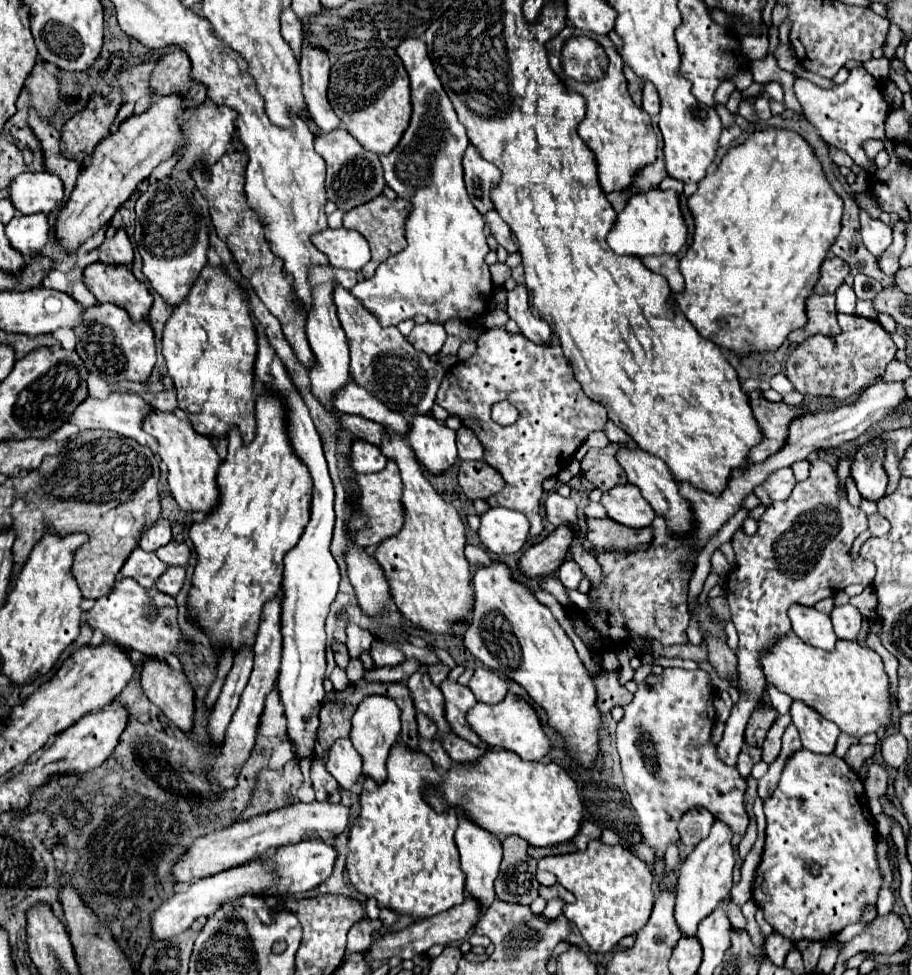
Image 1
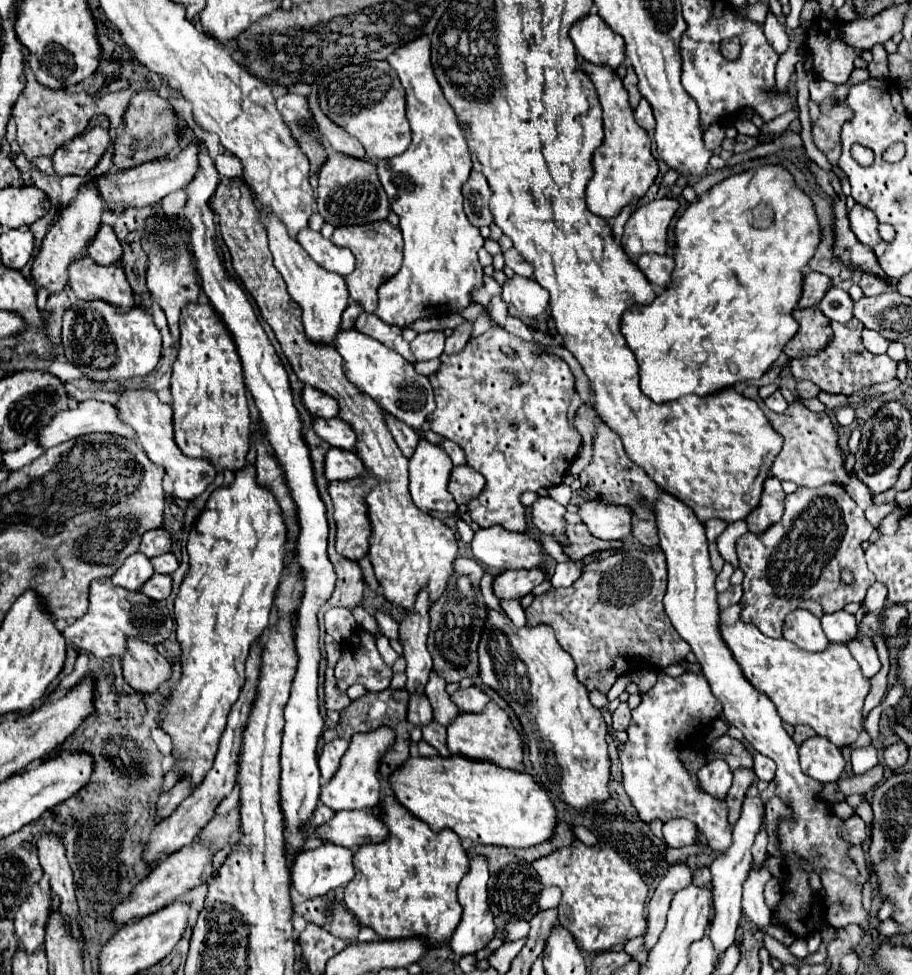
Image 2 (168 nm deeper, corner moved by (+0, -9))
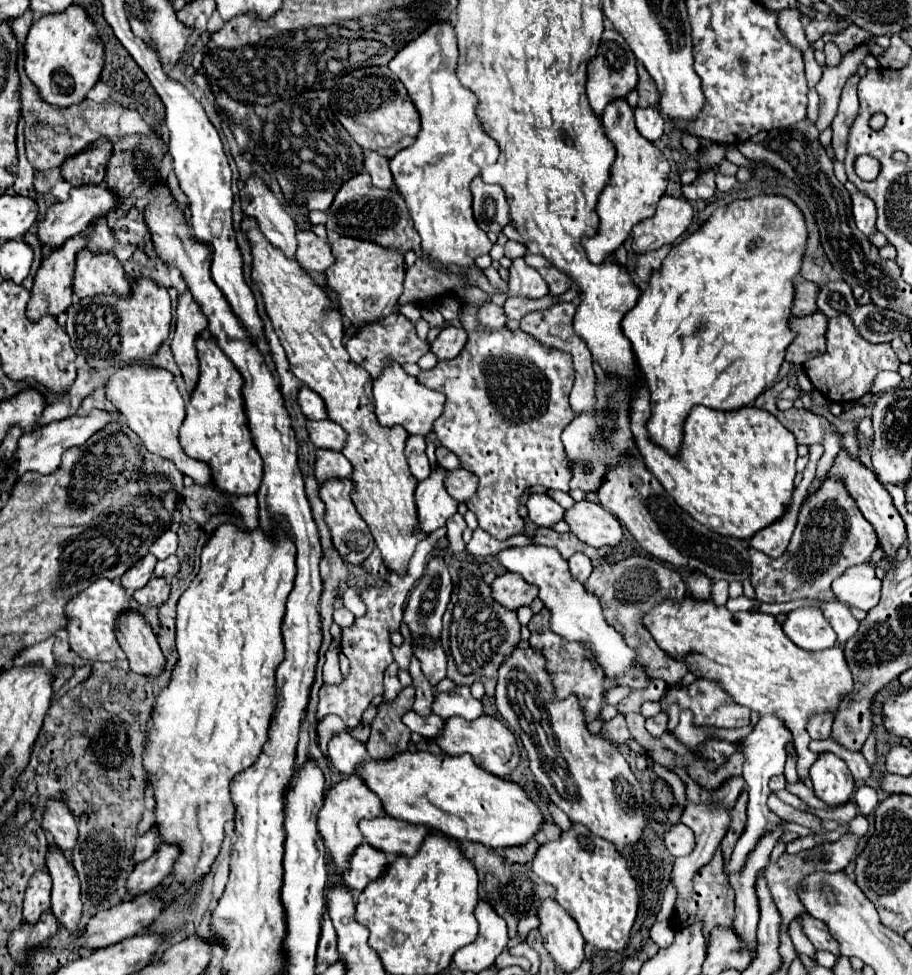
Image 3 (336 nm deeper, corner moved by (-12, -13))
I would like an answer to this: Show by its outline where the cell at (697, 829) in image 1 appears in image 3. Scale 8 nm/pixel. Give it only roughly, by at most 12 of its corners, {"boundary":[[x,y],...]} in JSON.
{"boundary":[[674,824],[666,836],[672,856],[694,850],[694,834],[684,824]]}

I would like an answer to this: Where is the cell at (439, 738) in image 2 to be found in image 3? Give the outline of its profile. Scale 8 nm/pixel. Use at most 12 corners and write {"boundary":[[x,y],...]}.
{"boundary":[[416,712],[404,714],[404,724],[422,734],[436,738],[444,730],[444,718]]}

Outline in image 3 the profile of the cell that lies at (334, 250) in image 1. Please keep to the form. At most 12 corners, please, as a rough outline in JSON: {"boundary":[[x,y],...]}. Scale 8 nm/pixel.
{"boundary":[[298,230],[296,260],[324,272],[334,254],[312,230]]}

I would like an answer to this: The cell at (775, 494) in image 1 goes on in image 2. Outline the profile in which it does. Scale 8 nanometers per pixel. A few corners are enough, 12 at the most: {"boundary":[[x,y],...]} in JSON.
{"boundary":[[778,478],[764,482],[762,500],[748,514],[748,532],[762,534],[784,514]]}

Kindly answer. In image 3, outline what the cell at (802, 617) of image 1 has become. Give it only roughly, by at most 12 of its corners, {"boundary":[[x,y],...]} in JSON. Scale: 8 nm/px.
{"boundary":[[796,608],[782,624],[808,652],[836,644],[818,608]]}

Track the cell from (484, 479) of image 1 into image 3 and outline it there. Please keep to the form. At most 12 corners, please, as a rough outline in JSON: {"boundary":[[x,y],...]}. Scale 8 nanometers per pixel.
{"boundary":[[460,468],[446,478],[448,494],[466,502],[478,490],[472,472]]}

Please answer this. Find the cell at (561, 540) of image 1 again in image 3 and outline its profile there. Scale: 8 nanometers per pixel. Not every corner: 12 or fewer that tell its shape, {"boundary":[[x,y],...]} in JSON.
{"boundary":[[506,572],[492,582],[492,596],[508,610],[530,606],[536,586]]}

